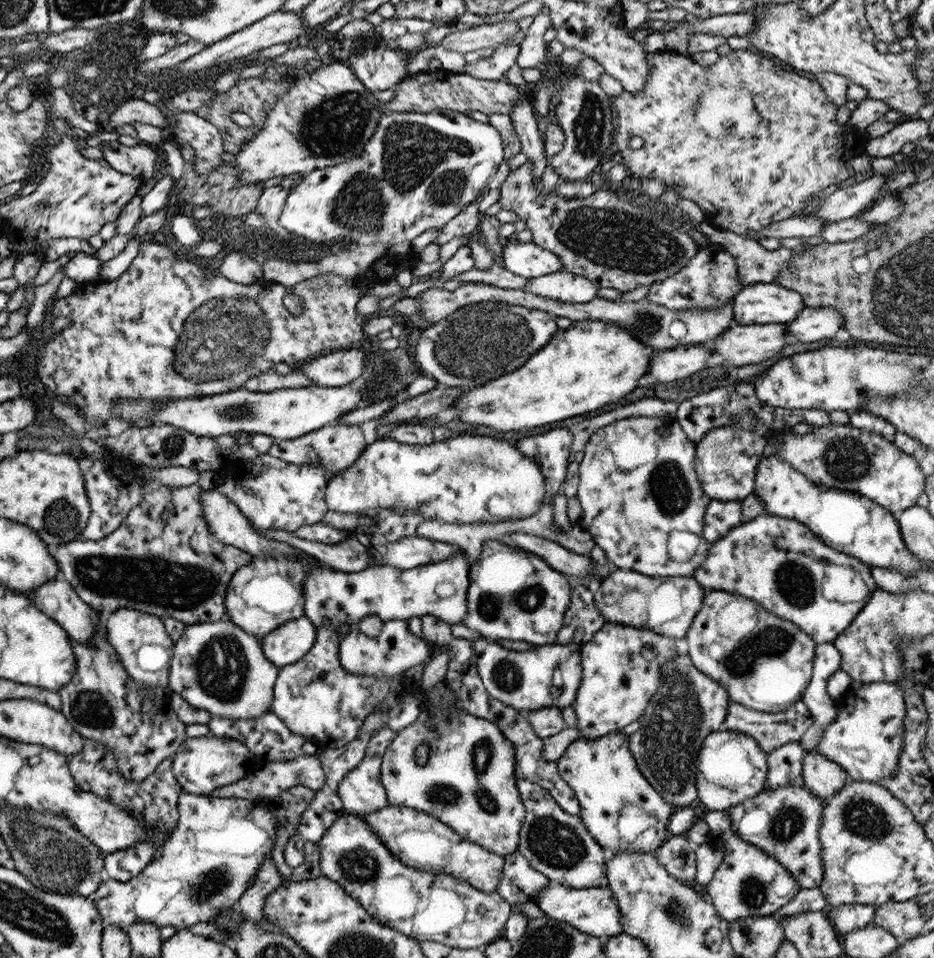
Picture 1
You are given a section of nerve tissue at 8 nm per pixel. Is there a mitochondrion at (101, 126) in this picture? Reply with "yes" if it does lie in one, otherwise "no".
no

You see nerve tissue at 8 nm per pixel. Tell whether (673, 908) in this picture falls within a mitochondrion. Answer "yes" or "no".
yes

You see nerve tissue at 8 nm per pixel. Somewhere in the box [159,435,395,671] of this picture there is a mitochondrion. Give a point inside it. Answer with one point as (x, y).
(318, 451)

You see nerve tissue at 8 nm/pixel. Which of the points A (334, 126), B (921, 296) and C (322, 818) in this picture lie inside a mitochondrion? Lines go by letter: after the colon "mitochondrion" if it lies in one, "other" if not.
A: mitochondrion
B: mitochondrion
C: other

